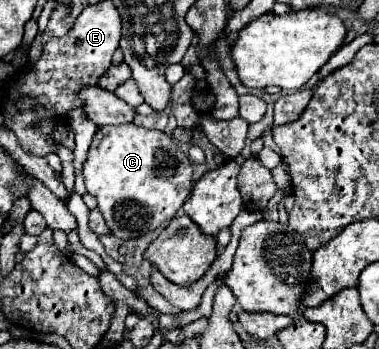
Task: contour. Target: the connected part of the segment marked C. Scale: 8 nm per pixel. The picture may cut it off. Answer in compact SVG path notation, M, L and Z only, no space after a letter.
M135 124L111 126L111 132L101 136L99 148L89 148L83 176L87 192L97 198L111 234L121 240L145 236L175 218L193 188L191 160L179 144L161 130L147 130Z

